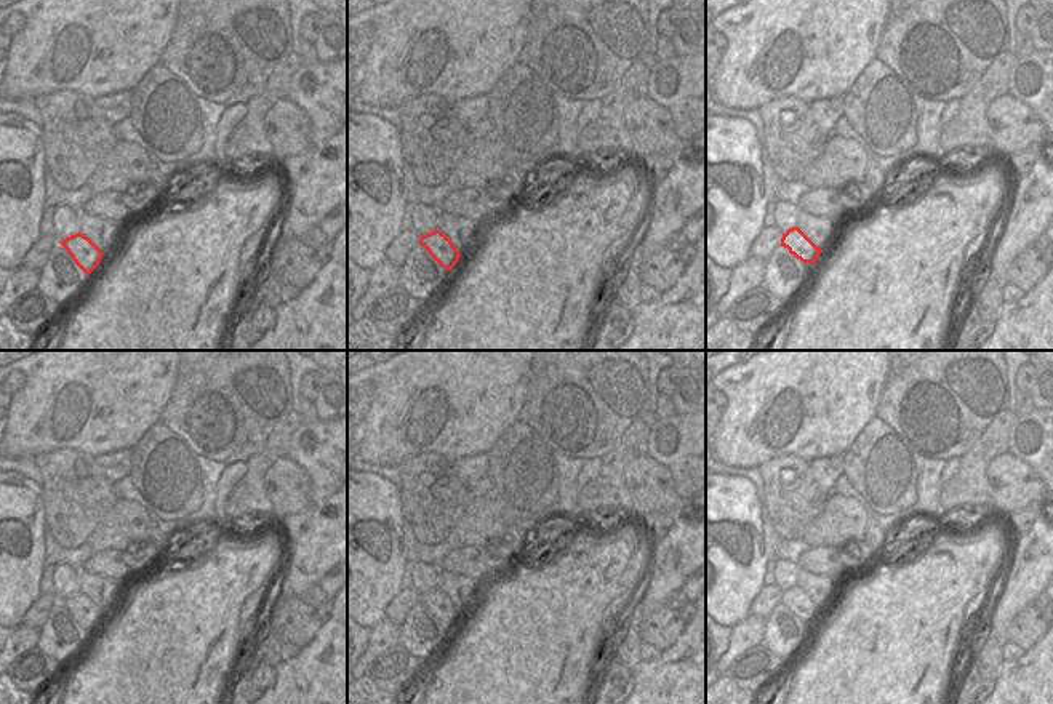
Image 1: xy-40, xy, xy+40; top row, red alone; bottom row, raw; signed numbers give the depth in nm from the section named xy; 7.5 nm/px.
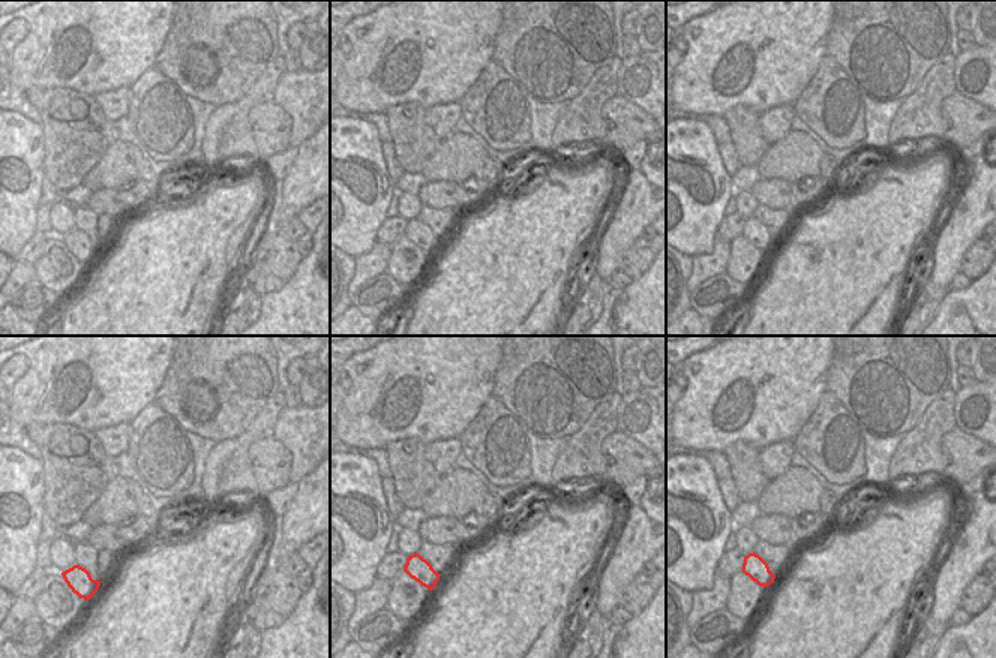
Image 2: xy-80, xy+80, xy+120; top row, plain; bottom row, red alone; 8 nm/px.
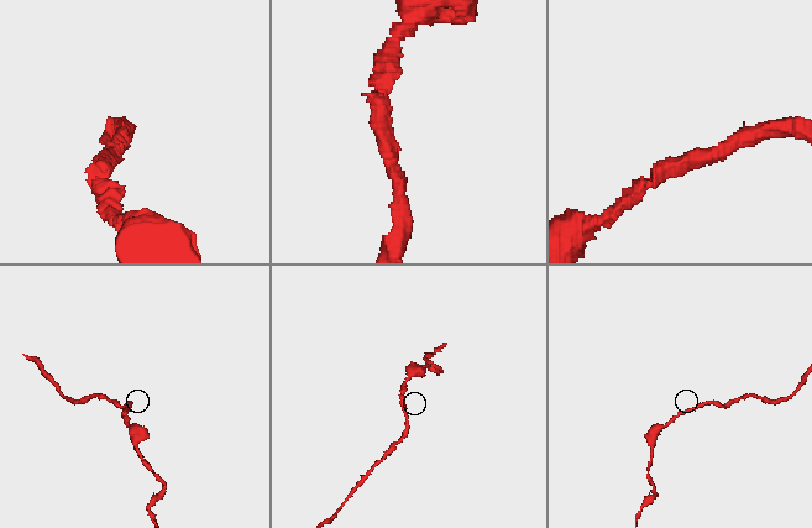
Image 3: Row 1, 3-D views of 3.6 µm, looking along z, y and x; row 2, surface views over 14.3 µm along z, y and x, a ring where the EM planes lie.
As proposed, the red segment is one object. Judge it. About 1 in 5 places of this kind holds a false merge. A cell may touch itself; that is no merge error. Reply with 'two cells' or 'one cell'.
one cell

